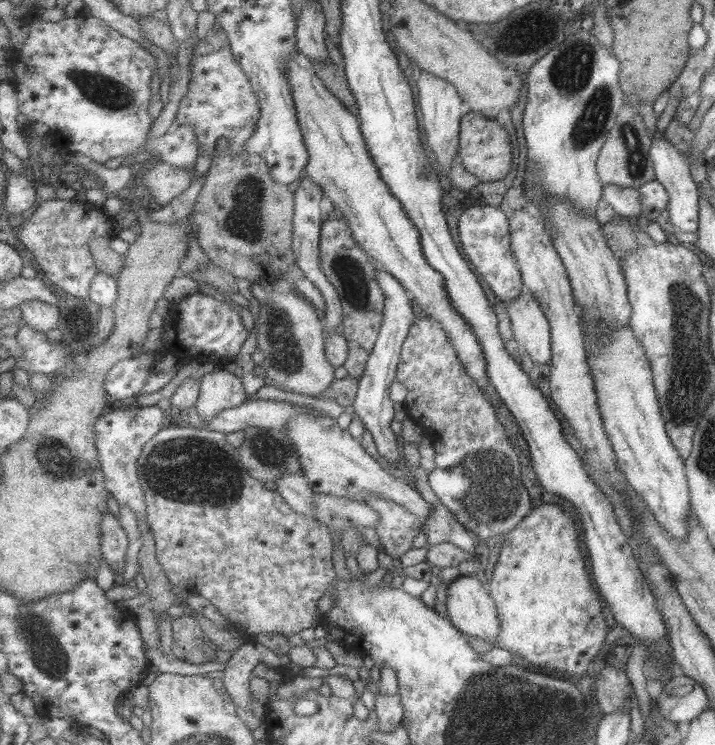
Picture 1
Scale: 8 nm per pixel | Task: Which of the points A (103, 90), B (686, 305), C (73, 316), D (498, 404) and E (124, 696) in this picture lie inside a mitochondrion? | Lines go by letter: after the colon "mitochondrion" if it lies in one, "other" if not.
A: mitochondrion
B: mitochondrion
C: other
D: other
E: other

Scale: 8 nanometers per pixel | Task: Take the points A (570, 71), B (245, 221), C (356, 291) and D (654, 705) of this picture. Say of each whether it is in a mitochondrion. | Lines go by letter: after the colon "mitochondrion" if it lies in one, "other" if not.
A: mitochondrion
B: mitochondrion
C: mitochondrion
D: other

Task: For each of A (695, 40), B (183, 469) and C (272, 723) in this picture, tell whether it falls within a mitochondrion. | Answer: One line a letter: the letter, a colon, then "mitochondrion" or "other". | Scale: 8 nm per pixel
A: other
B: mitochondrion
C: other

